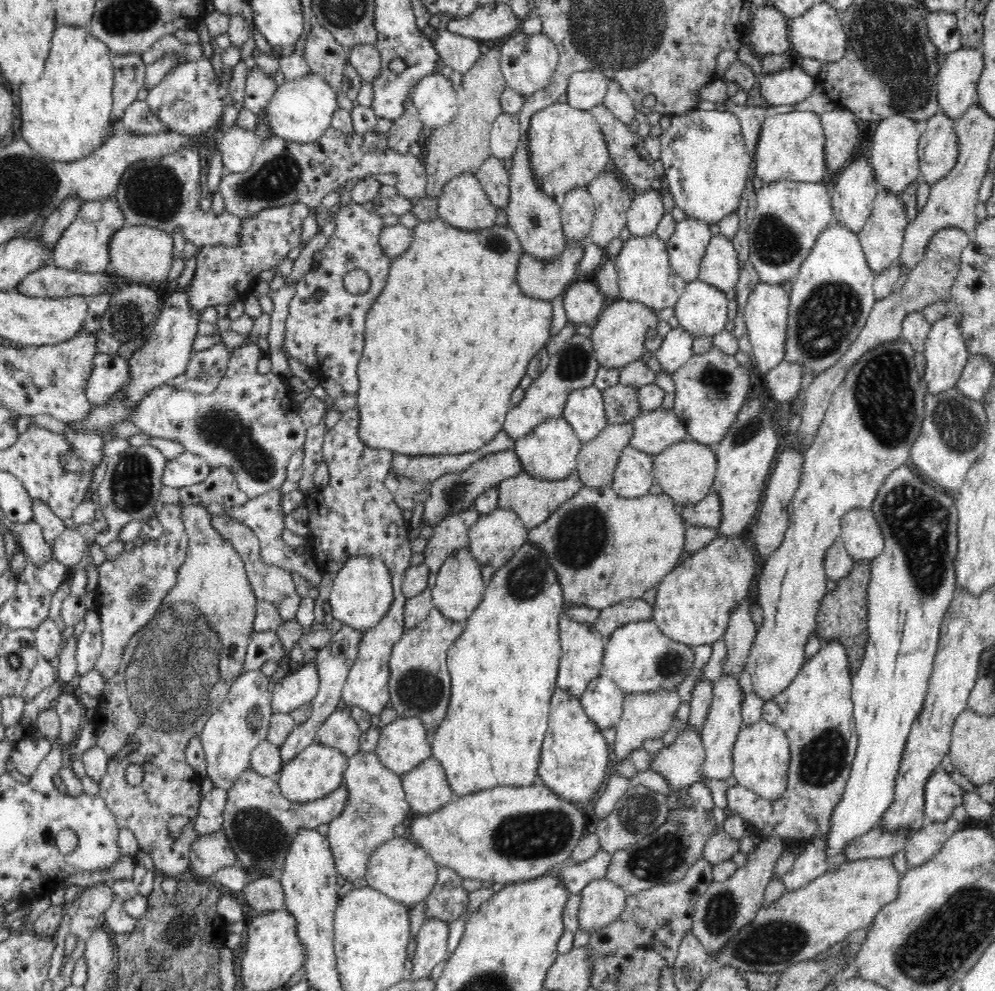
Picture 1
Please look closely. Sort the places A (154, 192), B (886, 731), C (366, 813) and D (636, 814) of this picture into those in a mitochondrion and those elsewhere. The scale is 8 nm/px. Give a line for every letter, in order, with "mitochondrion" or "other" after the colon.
A: mitochondrion
B: other
C: mitochondrion
D: mitochondrion

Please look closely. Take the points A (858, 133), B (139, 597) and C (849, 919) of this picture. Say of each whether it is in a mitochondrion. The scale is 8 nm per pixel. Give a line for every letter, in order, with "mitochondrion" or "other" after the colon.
A: other
B: mitochondrion
C: other

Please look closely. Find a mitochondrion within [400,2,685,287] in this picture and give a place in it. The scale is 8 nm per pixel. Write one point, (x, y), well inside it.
(610, 42)

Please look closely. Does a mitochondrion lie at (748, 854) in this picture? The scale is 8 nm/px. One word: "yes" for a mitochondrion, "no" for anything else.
no

